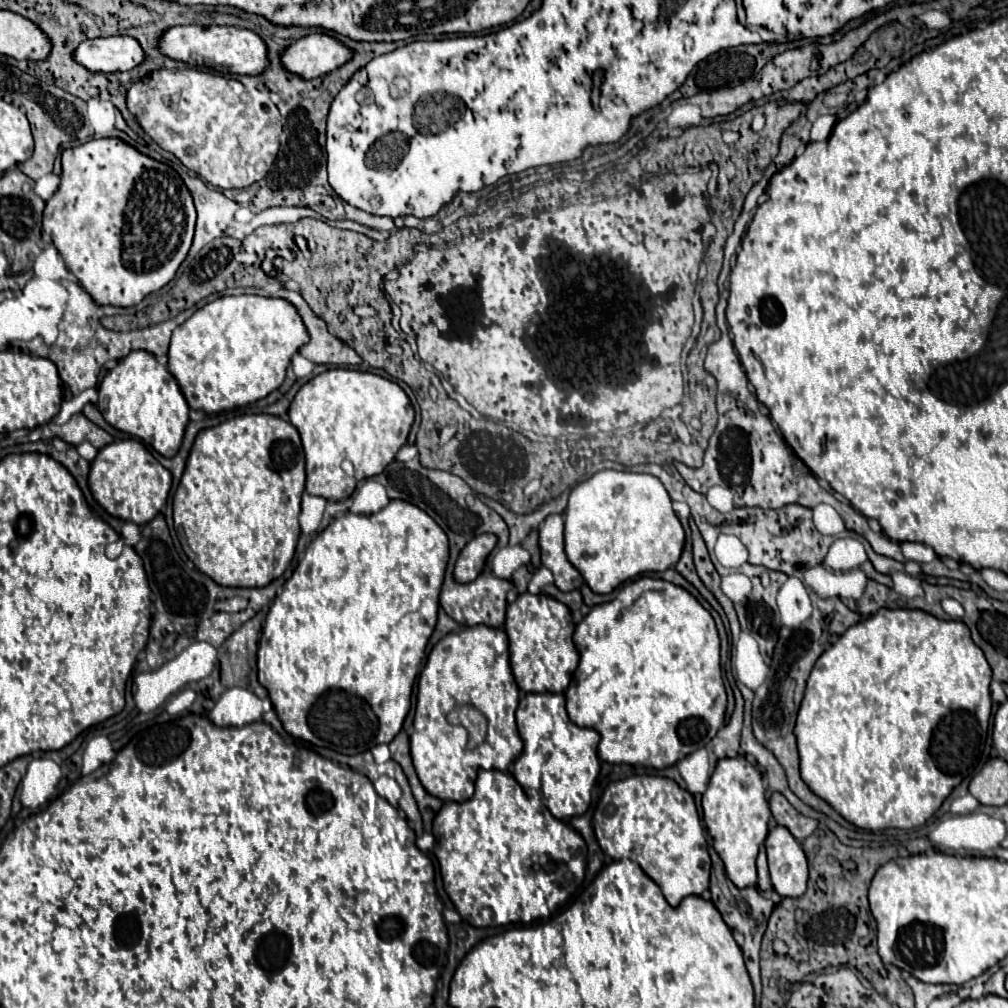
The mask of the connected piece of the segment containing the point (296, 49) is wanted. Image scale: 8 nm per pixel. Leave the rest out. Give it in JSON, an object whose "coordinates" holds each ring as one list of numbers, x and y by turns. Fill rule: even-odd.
{"coordinates":[[319,33,301,37,281,51,283,69,299,75,301,79,315,79,325,75,349,59,351,51,343,43]]}

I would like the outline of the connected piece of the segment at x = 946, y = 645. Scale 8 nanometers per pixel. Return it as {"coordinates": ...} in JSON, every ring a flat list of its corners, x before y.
{"coordinates":[[879,609,875,615,859,621,849,627,831,649,823,651,815,667,809,673,805,693,799,705,795,737,799,751,799,773,805,785,823,801,827,801,843,819,853,823,859,829,877,831,877,829,911,829,925,825,933,813,941,807,947,795,969,775,975,765,987,757,987,727,991,717,991,667,983,651,973,643,969,629,961,621,939,621,937,617,919,611,919,609]]}

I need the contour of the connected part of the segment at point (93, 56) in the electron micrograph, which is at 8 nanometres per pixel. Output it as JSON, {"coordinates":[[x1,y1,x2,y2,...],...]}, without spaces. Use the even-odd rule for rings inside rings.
{"coordinates":[[125,35,87,39,73,51,73,61,91,73,113,73,129,71,143,61,141,45]]}

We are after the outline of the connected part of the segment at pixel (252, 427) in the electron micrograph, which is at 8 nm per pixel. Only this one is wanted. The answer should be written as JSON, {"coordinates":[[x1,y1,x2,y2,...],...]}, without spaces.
{"coordinates":[[239,415,235,419,229,419,217,427,211,427,211,429,203,429,195,443,193,443,193,449,189,453,189,459,187,459,187,467,185,467,185,473,181,477,181,483,173,495,173,527,175,527,175,533,179,537,179,543,185,551,185,555,195,563,195,567,209,575,217,585,223,585,223,587,265,587,269,585,273,579,281,577,285,573,285,569,291,565,291,559,295,555,295,545,297,545,297,539,299,539,299,511,301,511,301,495,305,491,305,455,303,455,303,447,301,447,301,439,299,439,299,433,297,429,289,423,289,421,283,421,281,417,275,417,275,415]]}

